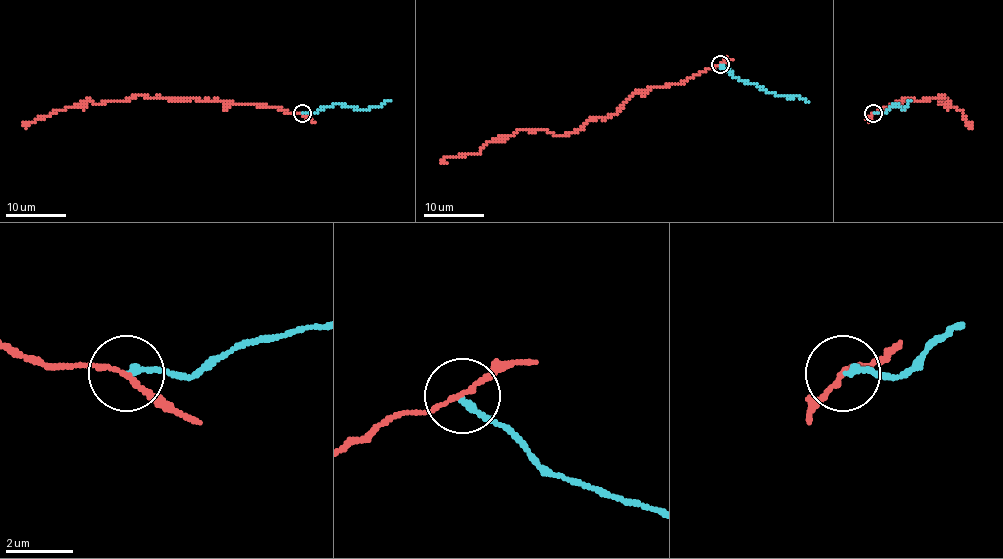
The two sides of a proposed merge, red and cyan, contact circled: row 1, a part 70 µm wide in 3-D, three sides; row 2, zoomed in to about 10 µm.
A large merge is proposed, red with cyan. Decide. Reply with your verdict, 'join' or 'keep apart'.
keep apart

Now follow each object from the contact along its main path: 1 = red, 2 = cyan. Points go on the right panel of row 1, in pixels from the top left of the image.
1: (873, 114), (901, 100), (943, 95), (939, 103), (946, 100), (962, 111), (968, 124), (972, 123)
2: (873, 114), (884, 114), (893, 104), (904, 109), (912, 100)

